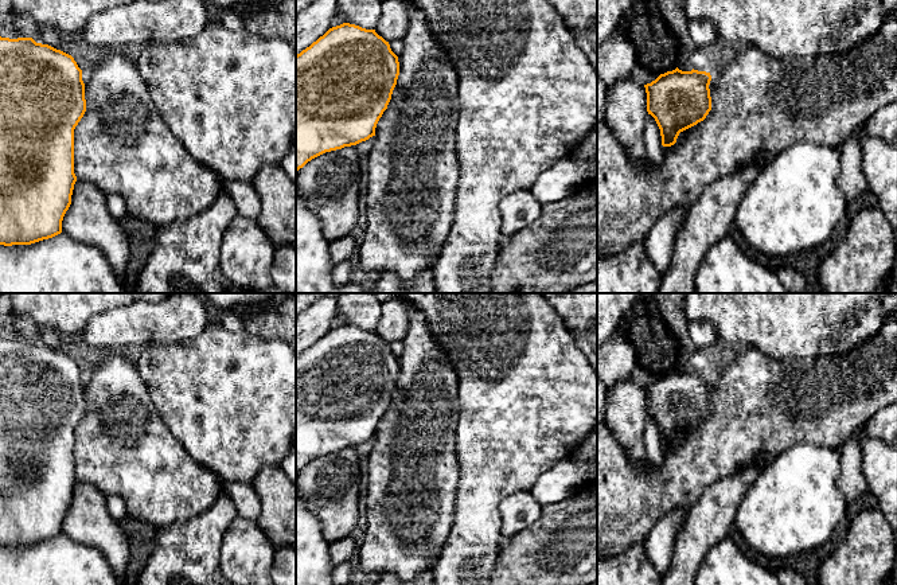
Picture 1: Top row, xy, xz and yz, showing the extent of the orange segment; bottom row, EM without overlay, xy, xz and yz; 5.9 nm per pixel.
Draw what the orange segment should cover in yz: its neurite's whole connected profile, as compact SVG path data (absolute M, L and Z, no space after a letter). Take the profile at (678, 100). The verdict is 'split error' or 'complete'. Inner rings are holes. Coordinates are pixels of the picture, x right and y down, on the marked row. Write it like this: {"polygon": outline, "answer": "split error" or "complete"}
{"polygon": "M676 67L644 85L647 112L660 129L663 147L674 145L680 132L706 118L711 110L710 81L710 73Z", "answer": "complete"}

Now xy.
{"polygon": "M0 36L0 245L31 245L62 233L77 182L74 129L85 112L82 70L71 55L32 38Z", "answer": "complete"}

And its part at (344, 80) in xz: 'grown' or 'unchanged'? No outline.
unchanged

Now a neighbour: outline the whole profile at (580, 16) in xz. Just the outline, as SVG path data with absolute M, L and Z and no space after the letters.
M549 0L574 38L576 44L597 69L597 0Z

